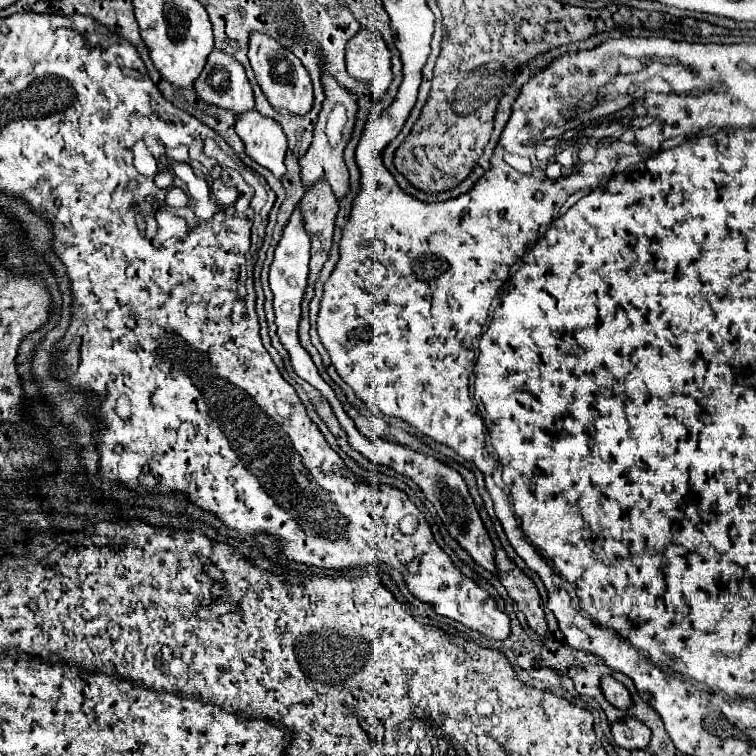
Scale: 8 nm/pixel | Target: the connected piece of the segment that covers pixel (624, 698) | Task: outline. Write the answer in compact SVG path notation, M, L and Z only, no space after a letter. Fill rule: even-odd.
M604 676L600 680L600 688L606 696L606 700L610 700L612 706L620 708L620 710L626 710L632 706L632 698L630 698L630 692L626 690L626 686L622 682L618 682L616 678L612 676Z

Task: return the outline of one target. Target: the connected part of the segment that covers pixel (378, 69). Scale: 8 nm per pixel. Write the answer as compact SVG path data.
M360 28L358 34L354 34L346 44L348 74L366 84L374 100L382 98L392 82L390 58L392 52L376 30Z

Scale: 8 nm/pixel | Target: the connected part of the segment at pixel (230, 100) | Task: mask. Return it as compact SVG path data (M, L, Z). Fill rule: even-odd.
M212 50L206 58L204 70L194 80L198 96L220 108L246 112L254 108L254 92L246 78L244 66L222 50Z

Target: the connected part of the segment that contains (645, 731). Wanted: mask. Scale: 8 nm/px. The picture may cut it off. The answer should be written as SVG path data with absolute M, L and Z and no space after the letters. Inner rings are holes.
M626 718L612 724L612 736L618 746L626 750L646 748L650 742L650 728L638 718Z

